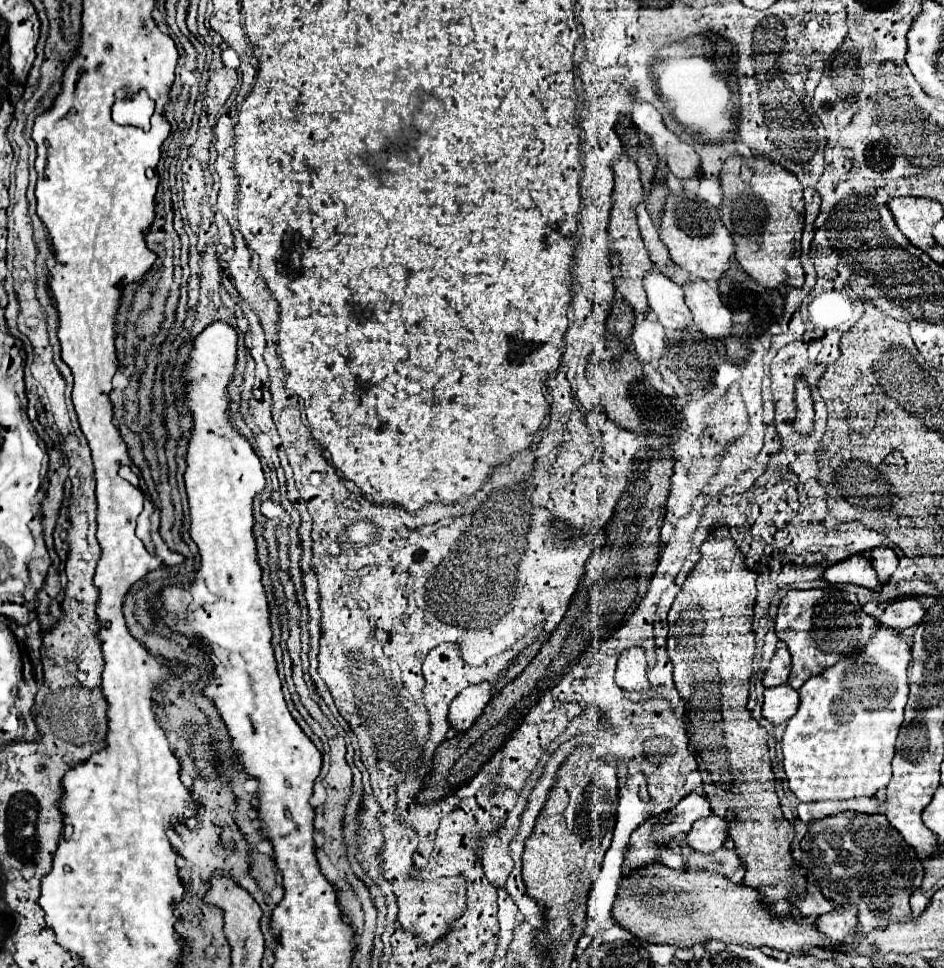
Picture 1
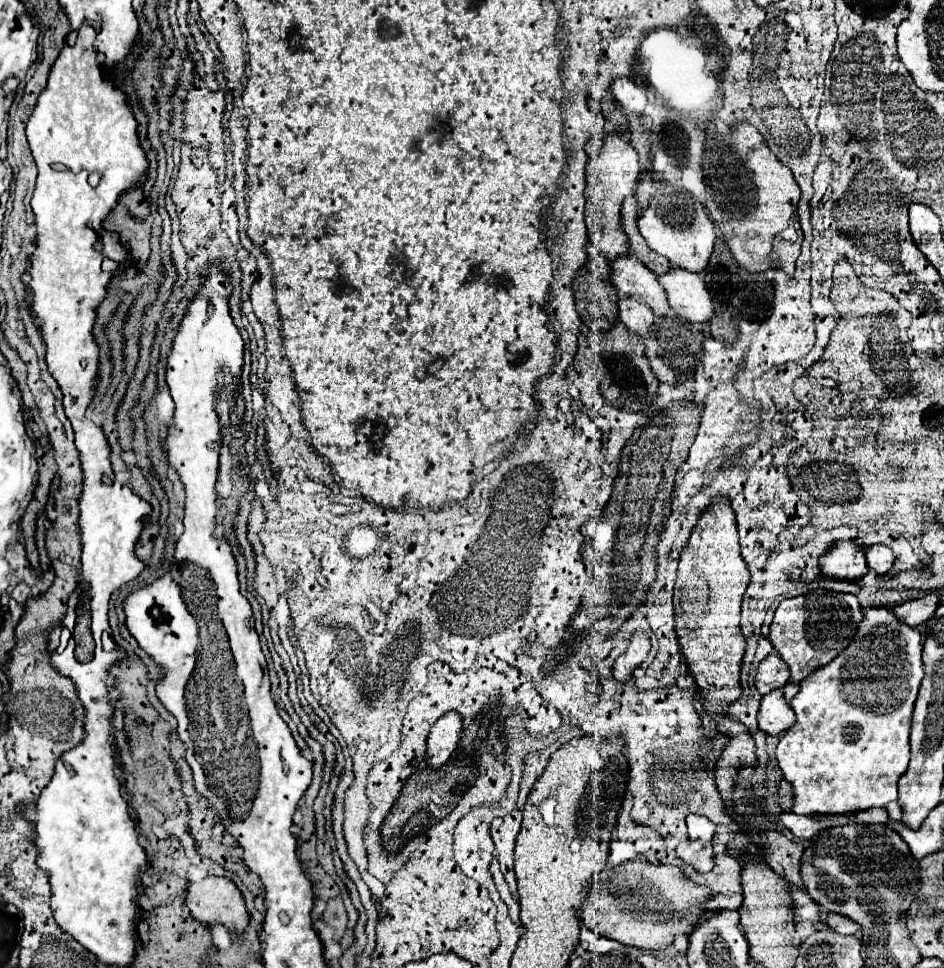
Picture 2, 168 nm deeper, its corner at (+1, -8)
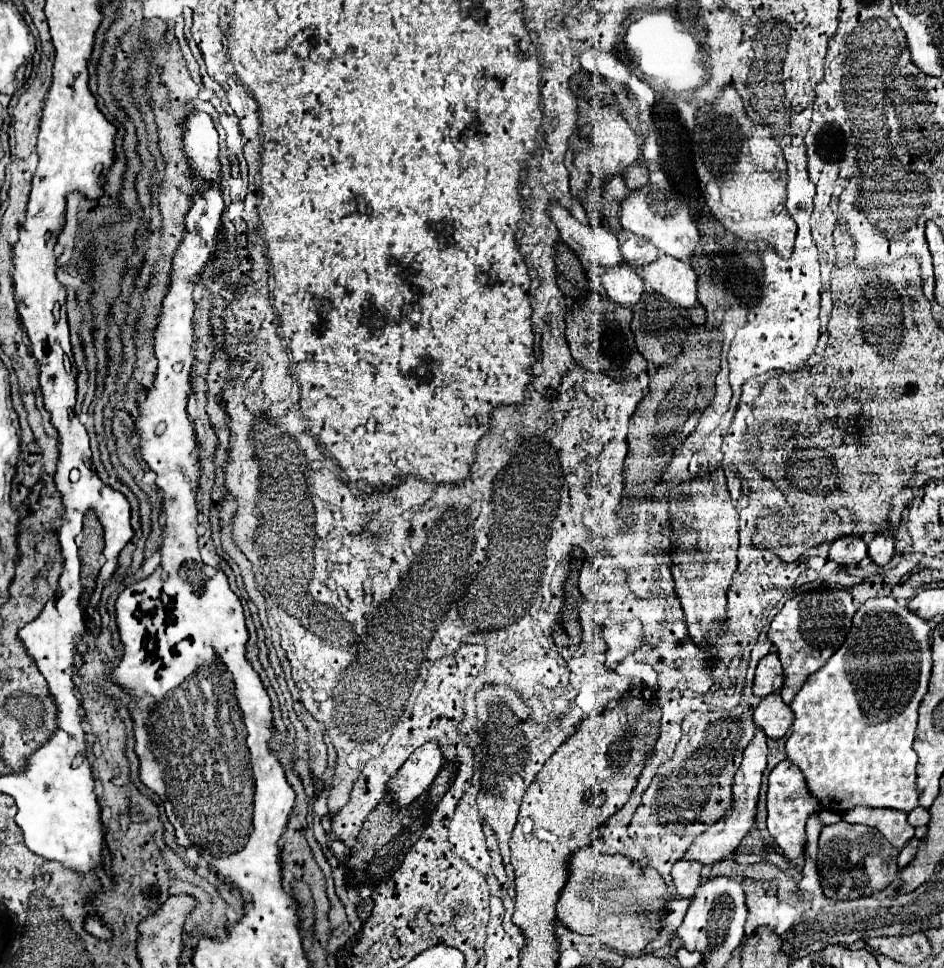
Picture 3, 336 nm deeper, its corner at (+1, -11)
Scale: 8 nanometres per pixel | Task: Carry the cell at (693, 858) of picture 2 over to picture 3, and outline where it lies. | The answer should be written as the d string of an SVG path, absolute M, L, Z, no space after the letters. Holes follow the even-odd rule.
M680 860L672 866L672 878L682 898L692 898L692 894L696 892L696 886L700 886L700 880L702 880L700 872L702 872L700 862Z

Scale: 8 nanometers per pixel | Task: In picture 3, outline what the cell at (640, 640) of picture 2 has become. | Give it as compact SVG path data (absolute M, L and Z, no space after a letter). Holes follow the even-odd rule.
M606 620L604 630L606 640L606 666L616 666L620 660L624 660L628 654L634 654L644 644L644 626L640 620L628 620L624 624L614 624L612 620Z

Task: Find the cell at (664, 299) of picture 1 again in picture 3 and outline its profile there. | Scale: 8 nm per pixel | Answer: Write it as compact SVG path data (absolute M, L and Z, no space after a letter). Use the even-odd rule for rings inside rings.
M558 204L550 208L550 214L560 230L562 240L576 252L584 266L596 264L606 270L612 266L626 266L626 260L620 256L620 246L614 232L580 224Z

